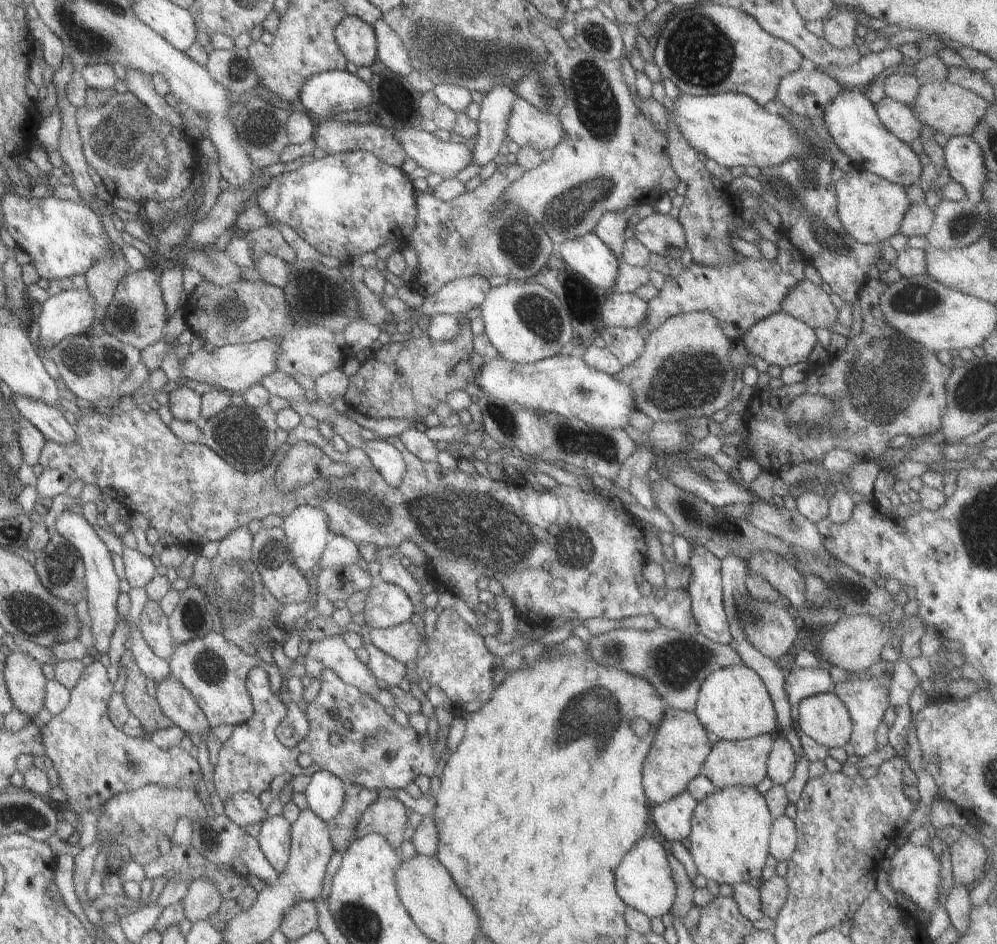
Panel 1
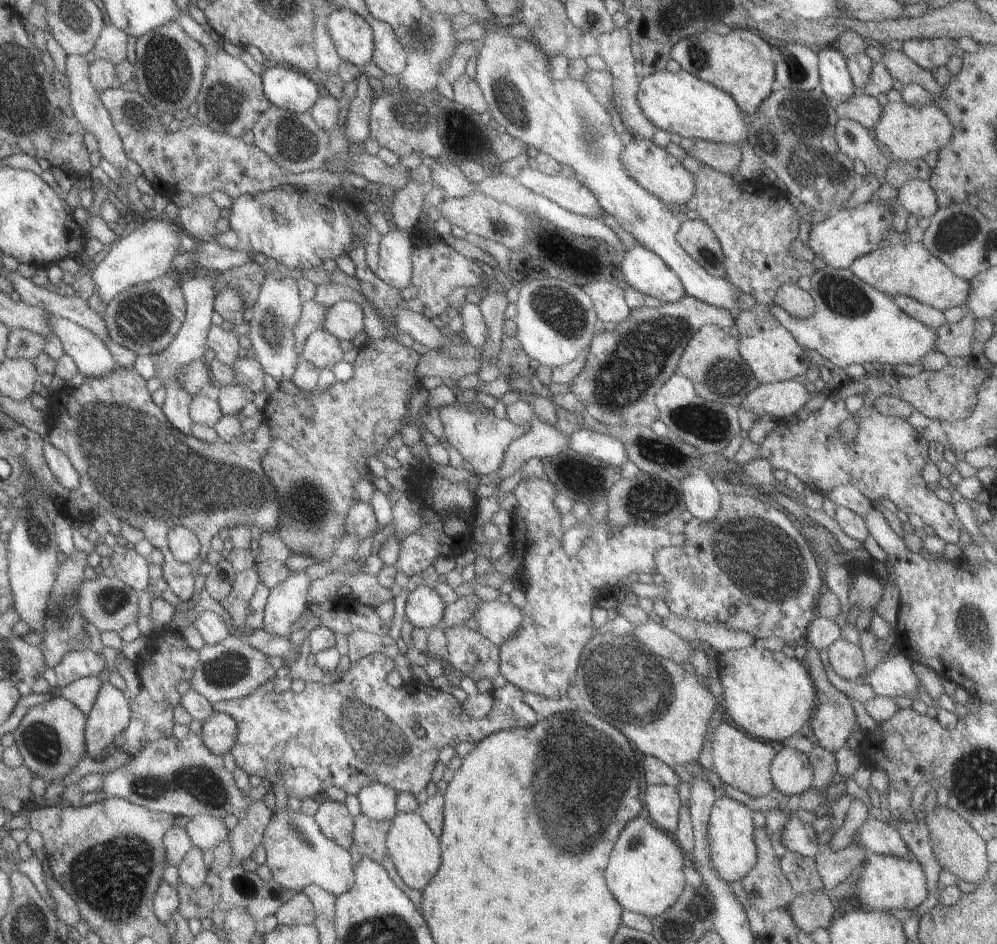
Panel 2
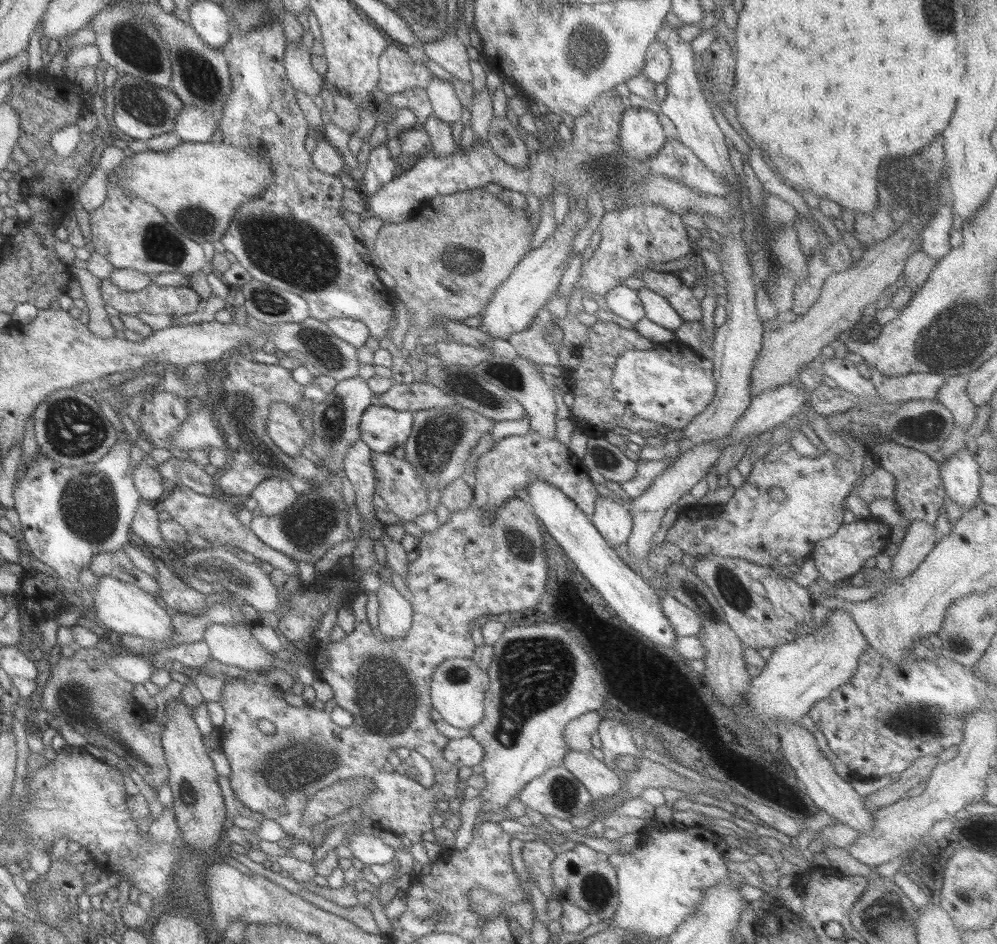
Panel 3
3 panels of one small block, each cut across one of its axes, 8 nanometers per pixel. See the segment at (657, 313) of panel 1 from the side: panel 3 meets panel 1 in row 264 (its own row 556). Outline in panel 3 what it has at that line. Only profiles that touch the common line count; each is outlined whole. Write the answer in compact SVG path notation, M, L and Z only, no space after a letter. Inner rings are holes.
M840 434L840 438L849 446L851 454L838 455L831 451L823 453L819 451L818 457L804 457L792 448L789 442L773 446L764 458L759 458L752 465L750 476L744 481L742 487L735 490L732 498L724 504L724 510L712 514L712 530L702 526L702 518L710 516L708 508L699 500L686 496L684 500L688 506L681 509L675 524L668 530L665 542L675 544L683 554L688 554L692 561L698 557L716 555L721 558L740 558L744 561L755 563L760 567L771 567L779 570L795 564L798 559L805 560L813 546L819 540L830 538L842 525L844 499L850 495L850 491L858 484L862 474L864 456L868 450L860 446L849 434ZM777 486L786 493L784 502L776 502L771 497L771 488Z

